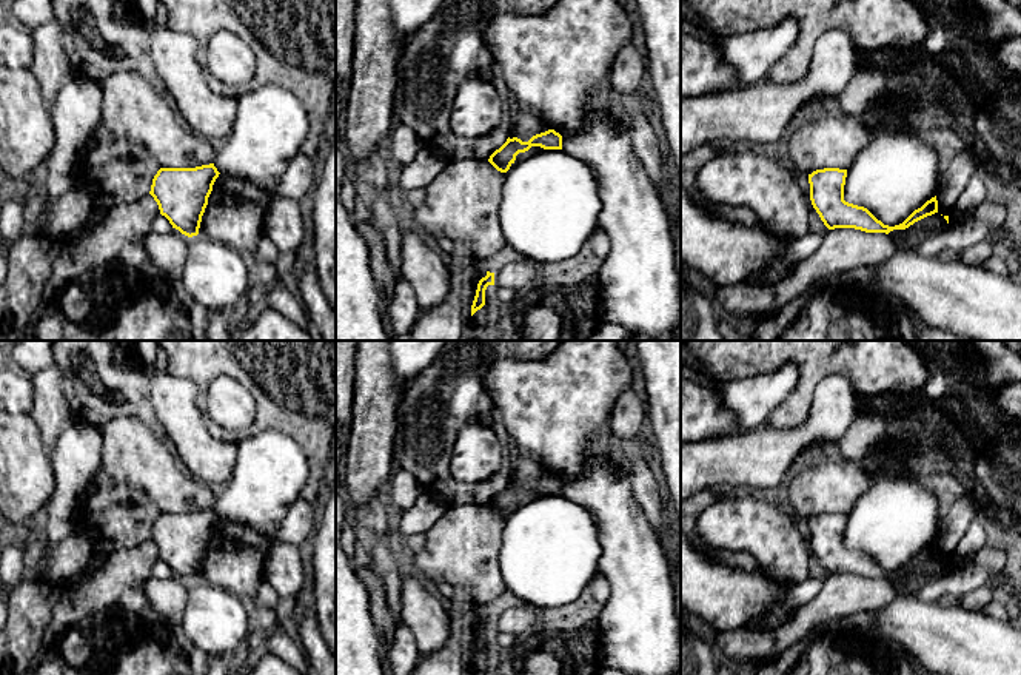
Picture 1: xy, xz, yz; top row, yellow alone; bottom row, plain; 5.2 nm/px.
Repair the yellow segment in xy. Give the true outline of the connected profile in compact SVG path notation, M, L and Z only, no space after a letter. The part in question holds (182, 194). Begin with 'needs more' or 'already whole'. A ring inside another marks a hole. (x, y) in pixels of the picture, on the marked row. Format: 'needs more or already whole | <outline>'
already whole | M214 163L196 168L160 168L152 179L149 194L172 228L192 237L199 234L202 216L219 174Z

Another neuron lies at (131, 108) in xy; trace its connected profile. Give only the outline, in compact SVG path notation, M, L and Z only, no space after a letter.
M115 72L99 83L102 89L102 125L117 137L145 148L162 168L209 165L216 151L209 140L179 125L176 108L137 72Z

